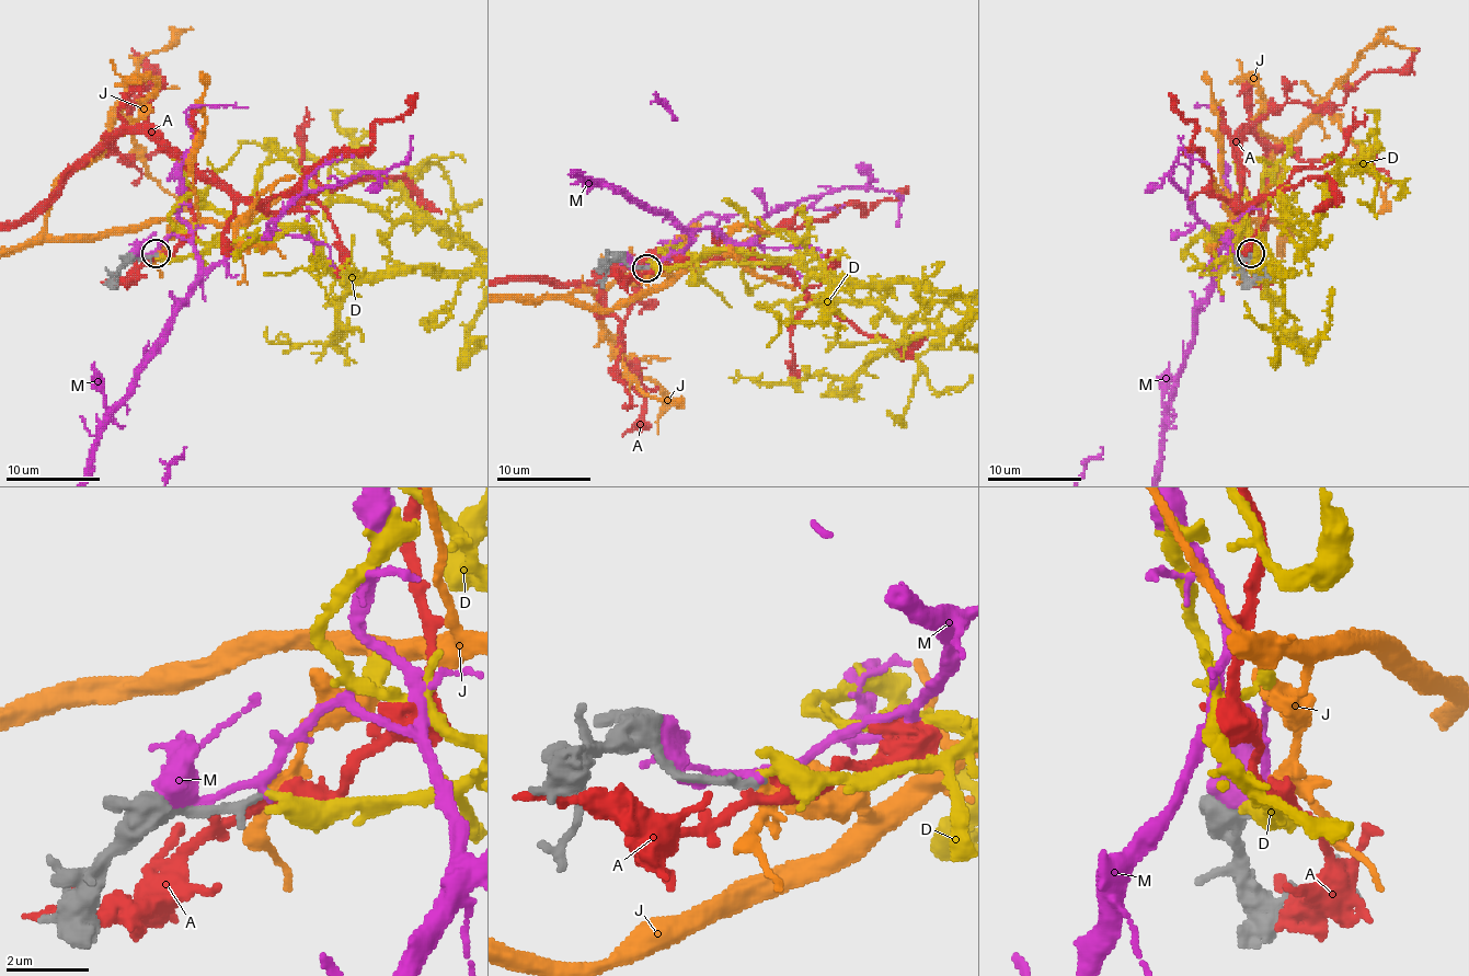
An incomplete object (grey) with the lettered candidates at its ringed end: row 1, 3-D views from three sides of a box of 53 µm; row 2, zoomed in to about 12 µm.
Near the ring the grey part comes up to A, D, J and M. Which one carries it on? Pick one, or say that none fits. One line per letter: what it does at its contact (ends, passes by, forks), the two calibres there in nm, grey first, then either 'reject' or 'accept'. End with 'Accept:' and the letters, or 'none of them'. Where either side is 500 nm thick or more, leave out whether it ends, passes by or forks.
A: it passes by | 280/240 nm | reject
D: it ends | 220/400 nm | reject
J: it forks | 240/280 nm | accept
M: it passes by | 240/220 nm | reject
Accept: J

